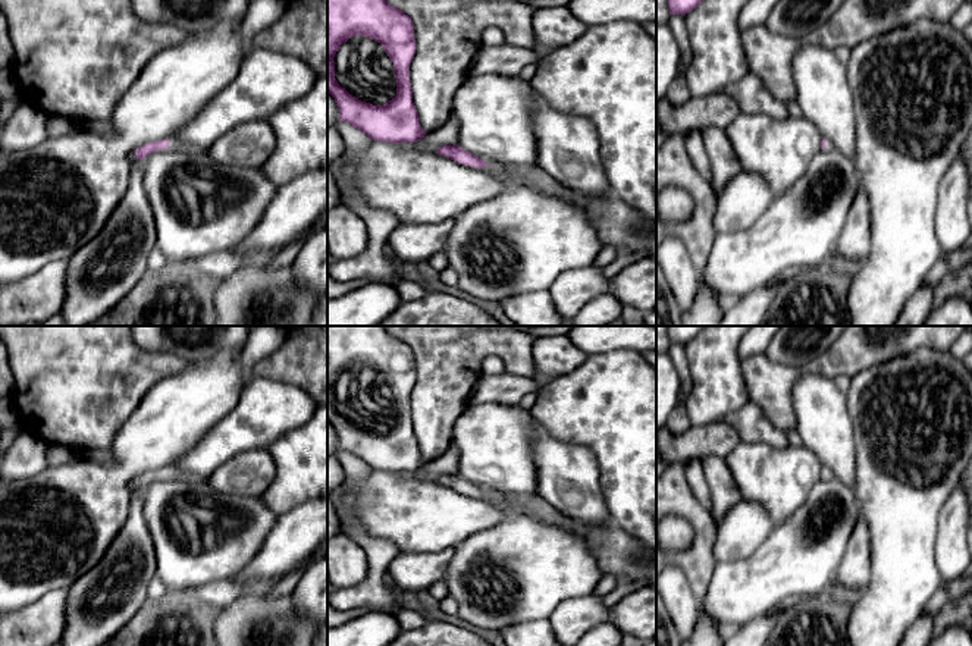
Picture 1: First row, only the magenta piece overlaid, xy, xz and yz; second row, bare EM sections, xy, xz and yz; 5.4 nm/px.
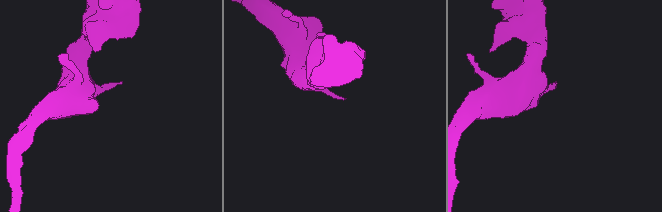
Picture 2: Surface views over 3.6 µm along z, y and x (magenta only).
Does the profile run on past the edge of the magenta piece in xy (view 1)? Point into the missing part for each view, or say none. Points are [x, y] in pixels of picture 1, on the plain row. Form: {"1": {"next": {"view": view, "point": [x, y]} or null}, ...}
{"1": {"next": {"view": "xy", "point": [175, 473]}}}

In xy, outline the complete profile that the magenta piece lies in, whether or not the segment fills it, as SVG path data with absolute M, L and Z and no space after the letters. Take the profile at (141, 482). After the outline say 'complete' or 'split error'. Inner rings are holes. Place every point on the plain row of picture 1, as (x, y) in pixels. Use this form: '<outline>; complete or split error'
M170 465L169 468L160 470L160 471L150 471L142 474L141 477L138 477L135 480L135 486L142 490L148 483L154 482L154 480L160 480L160 479L169 479L169 480L186 480L186 477L182 474L182 471L175 467Z; split error

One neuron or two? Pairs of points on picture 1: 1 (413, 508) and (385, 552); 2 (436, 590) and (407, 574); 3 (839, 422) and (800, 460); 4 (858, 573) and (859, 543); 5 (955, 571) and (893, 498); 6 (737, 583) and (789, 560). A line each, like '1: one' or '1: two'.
1: two
2: two
3: two
4: one
5: two
6: one

